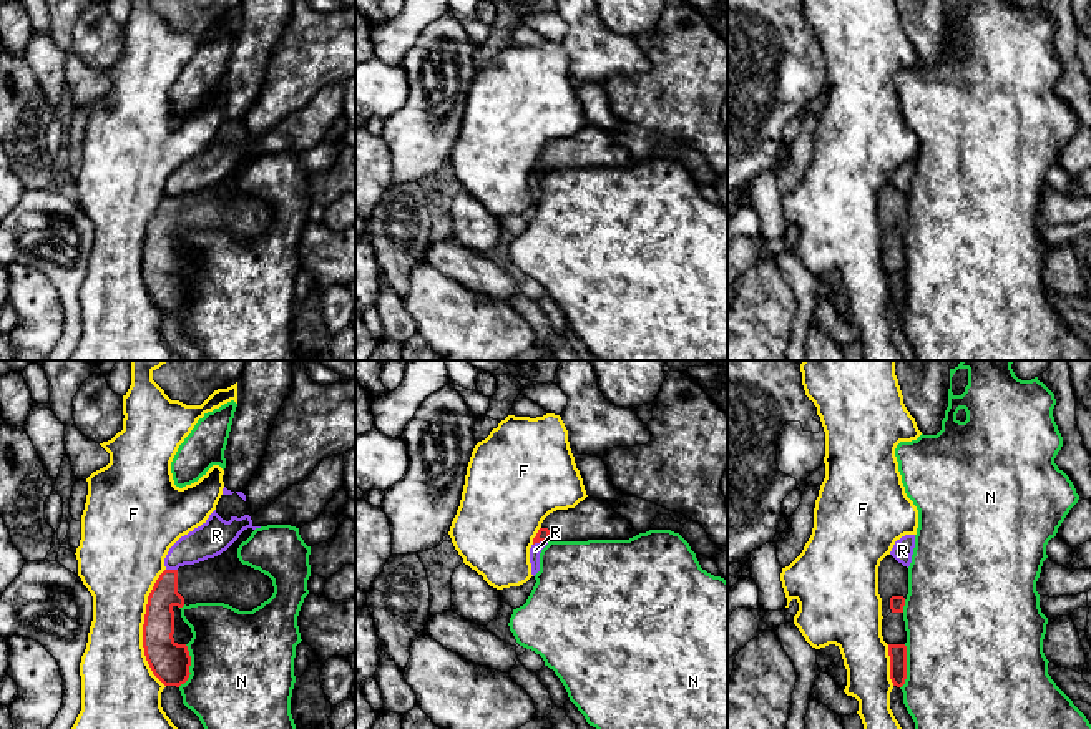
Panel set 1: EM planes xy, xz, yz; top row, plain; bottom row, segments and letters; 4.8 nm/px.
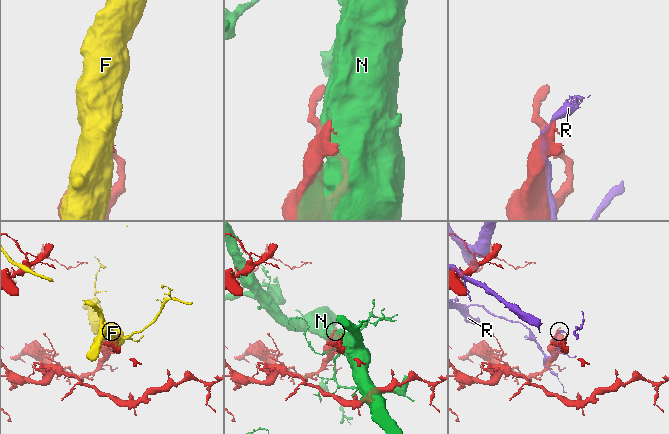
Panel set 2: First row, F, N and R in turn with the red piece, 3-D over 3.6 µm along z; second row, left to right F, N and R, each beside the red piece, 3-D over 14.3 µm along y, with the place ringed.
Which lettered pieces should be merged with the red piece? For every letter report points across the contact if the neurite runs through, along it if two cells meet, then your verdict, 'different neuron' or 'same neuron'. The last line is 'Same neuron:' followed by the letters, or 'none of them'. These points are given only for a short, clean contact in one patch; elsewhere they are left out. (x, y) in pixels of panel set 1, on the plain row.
F: different neuron
N: different neuron
R: different neuron
Same neuron: none of them

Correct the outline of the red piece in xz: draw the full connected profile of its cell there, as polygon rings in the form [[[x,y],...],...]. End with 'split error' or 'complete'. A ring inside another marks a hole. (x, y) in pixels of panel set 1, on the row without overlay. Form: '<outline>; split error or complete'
[[[586,125],[575,136],[550,141],[533,166],[540,169],[629,168],[639,163],[609,130]]]; split error

